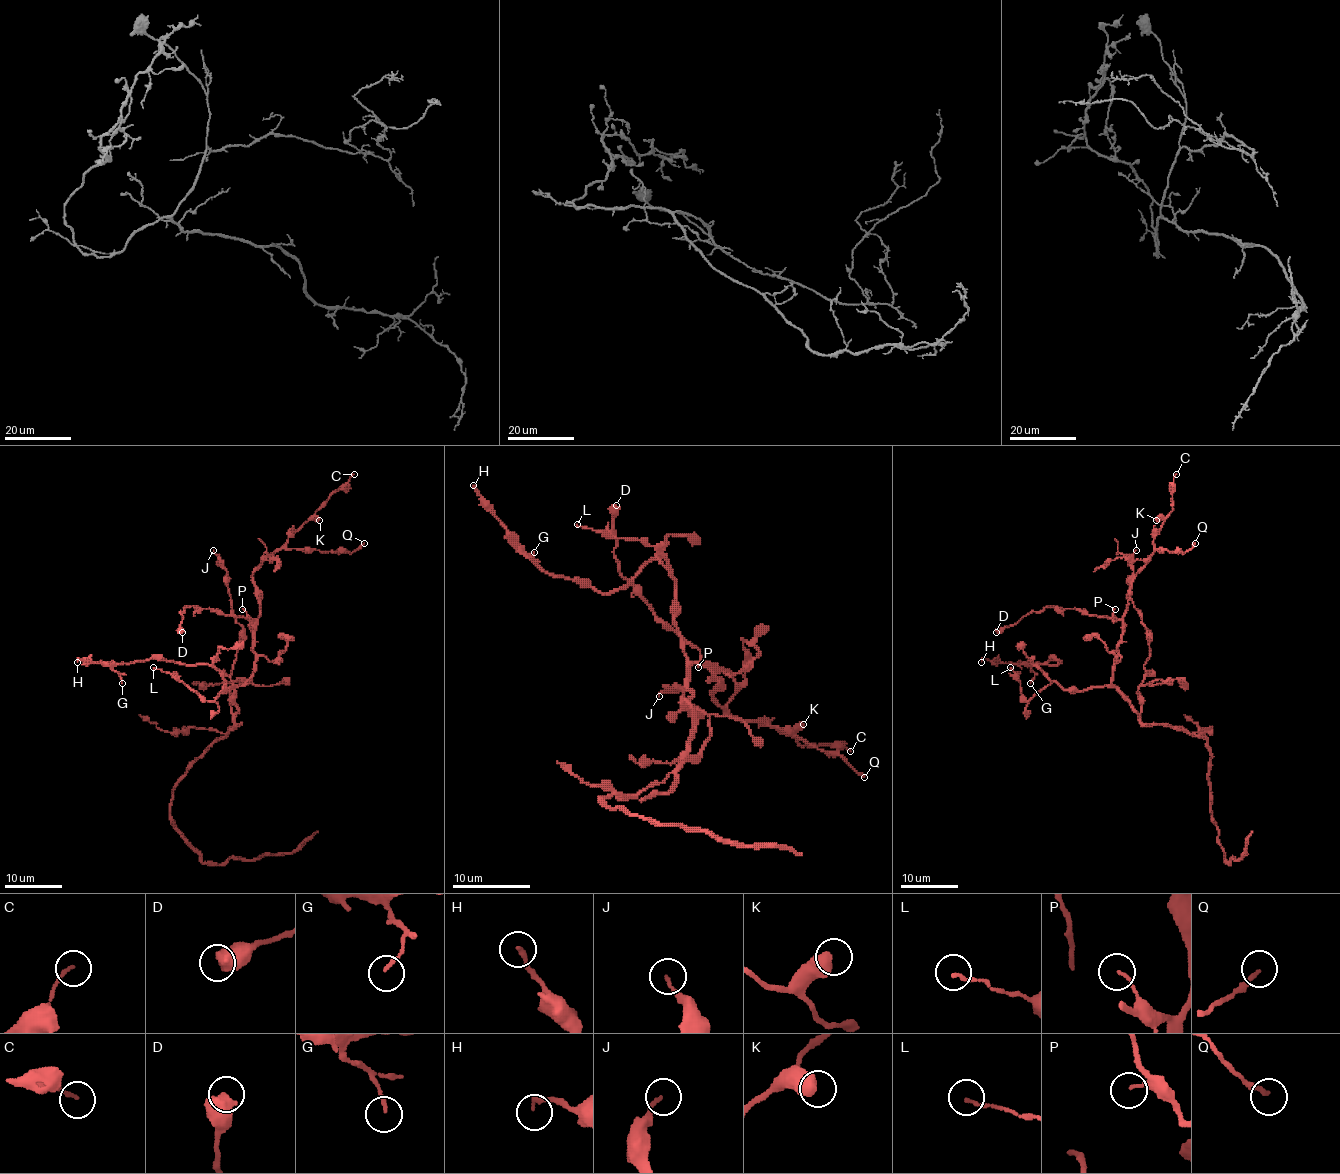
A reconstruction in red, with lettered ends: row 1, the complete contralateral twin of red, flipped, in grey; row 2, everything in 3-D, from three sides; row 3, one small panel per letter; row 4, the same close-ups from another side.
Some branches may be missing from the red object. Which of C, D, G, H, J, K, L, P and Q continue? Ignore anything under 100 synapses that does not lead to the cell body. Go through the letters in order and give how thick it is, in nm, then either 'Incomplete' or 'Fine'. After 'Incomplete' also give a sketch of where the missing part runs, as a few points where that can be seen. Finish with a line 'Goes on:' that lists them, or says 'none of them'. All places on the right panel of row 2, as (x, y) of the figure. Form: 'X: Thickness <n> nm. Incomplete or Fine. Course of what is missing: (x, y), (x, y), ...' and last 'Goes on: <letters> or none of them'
C: Thickness 140 nm. Fine
D: Thickness 700 nm. Fine
G: Thickness 130 nm. Fine
H: Thickness 200 nm. Fine
J: Thickness 120 nm. Fine
K: Thickness 600 nm. Fine
L: Thickness 130 nm. Fine
P: Thickness 100 nm. Fine
Q: Thickness 180 nm. Fine
Goes on: none of them

